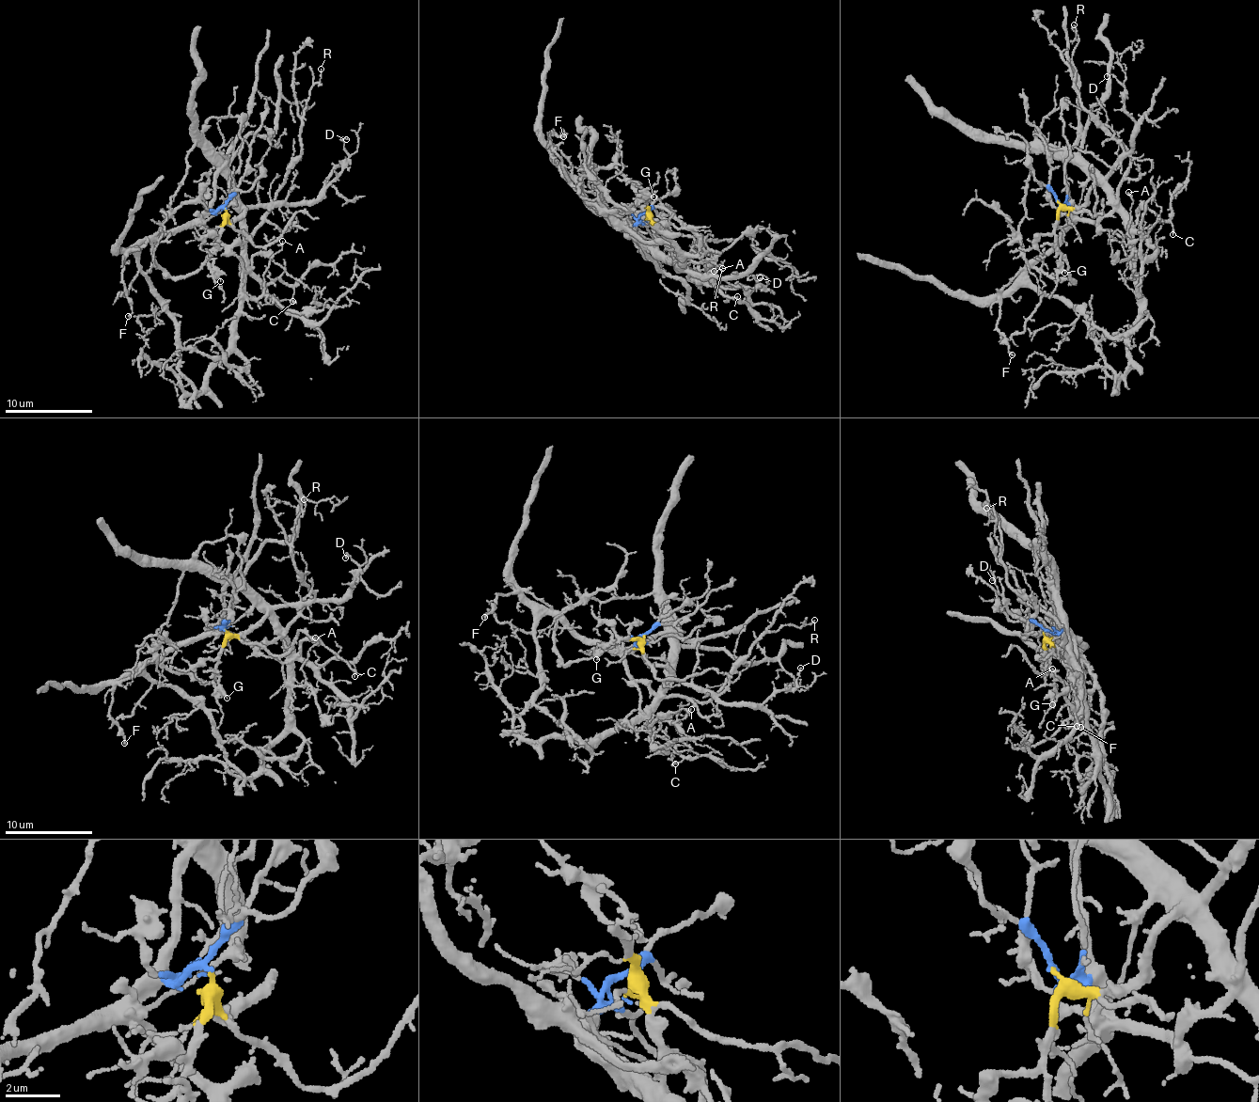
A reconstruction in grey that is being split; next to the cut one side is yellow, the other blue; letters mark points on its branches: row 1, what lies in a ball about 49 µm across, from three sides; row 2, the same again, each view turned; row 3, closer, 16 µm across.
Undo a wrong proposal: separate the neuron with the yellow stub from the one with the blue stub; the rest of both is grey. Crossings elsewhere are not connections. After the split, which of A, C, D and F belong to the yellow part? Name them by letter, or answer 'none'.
C, D

